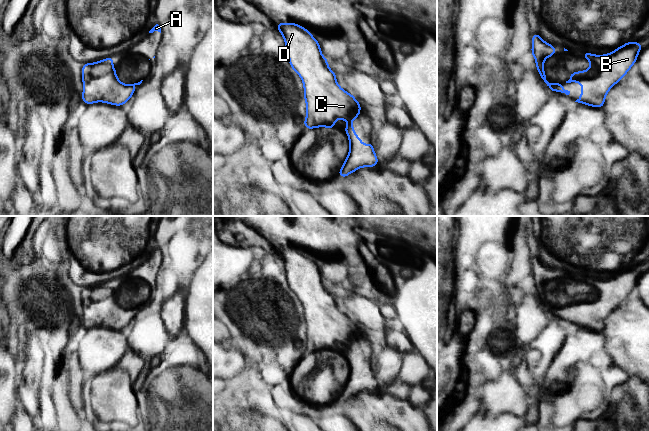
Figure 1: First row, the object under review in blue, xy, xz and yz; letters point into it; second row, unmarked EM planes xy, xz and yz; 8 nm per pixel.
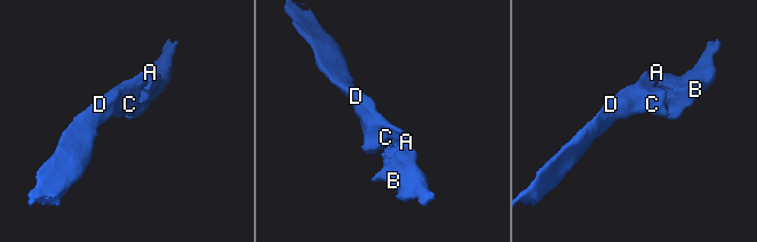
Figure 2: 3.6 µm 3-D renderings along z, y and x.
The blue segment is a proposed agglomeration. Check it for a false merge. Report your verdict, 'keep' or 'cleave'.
keep

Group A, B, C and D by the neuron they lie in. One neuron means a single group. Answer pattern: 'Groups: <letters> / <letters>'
Groups: A B C D

